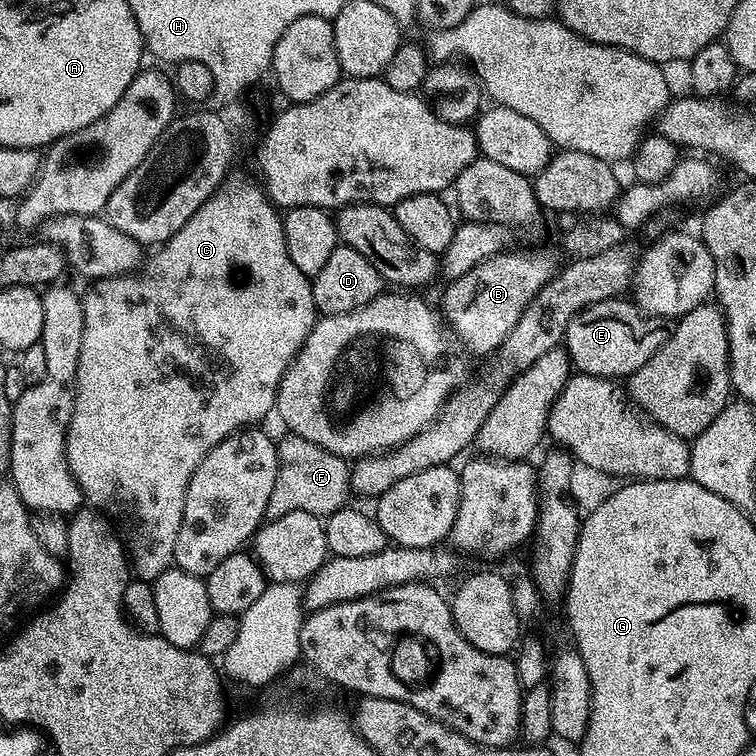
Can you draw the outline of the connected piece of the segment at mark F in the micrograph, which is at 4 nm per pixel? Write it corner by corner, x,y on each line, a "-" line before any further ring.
291,434
279,437
276,453
278,478
274,482
274,490
270,490
270,502
264,511
269,521
282,518
291,511
305,511
327,518
349,503
350,464
343,456
330,454
330,450
322,450
322,446

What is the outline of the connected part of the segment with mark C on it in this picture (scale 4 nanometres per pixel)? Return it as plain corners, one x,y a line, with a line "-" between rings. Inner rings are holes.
255,179
252,180
232,180
220,185
216,189
215,194
206,201
206,203
198,209
190,218
190,222
186,222
186,226
182,226
182,230
178,230
178,234
174,234
169,240
159,245
155,249
156,252
152,257
147,257
146,263
142,270
135,274
112,276
104,279
97,279
92,289
88,293
83,293
82,303
82,350
78,350
78,370
76,371
76,397
72,403
72,417
68,423
68,433
66,434
66,442
64,449
66,450
66,462
72,477
78,482
80,493
84,495
85,501
93,509
99,510
103,515
107,516
109,521
114,525
121,541
123,551
126,553
130,572
137,580
151,582
157,580
166,569
173,567
174,564
174,546
178,542
178,530
182,526
182,514
184,513
184,492
188,489
190,478
194,474
194,470
198,470
198,466
202,462
202,458
206,458
206,454
214,446
218,446
218,442
222,442
232,432
238,432
241,428
256,426
261,423
267,412
271,413
276,407
276,388
282,382
282,378
286,374
286,370
292,365
292,360
298,354
298,350
306,342
306,338
310,334
310,330
316,325
318,313
314,306
314,294
312,293
312,282
309,276
302,274
302,270
298,270
298,266
294,266
294,261
288,256
286,250
286,234
284,233
284,217
281,209
277,208
268,198
268,193

